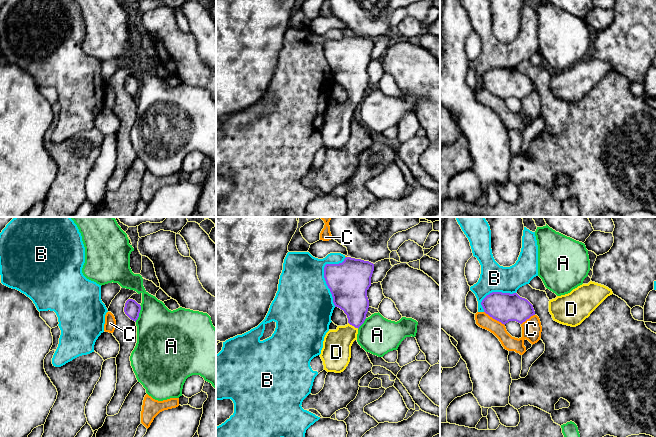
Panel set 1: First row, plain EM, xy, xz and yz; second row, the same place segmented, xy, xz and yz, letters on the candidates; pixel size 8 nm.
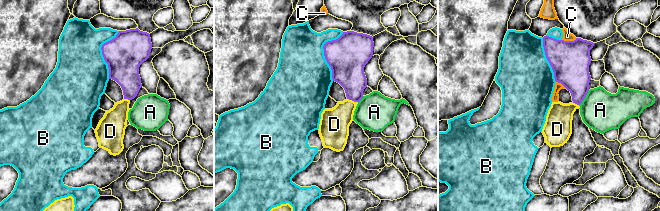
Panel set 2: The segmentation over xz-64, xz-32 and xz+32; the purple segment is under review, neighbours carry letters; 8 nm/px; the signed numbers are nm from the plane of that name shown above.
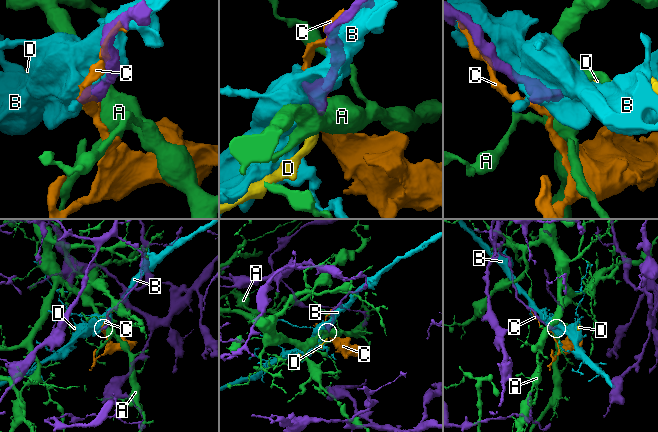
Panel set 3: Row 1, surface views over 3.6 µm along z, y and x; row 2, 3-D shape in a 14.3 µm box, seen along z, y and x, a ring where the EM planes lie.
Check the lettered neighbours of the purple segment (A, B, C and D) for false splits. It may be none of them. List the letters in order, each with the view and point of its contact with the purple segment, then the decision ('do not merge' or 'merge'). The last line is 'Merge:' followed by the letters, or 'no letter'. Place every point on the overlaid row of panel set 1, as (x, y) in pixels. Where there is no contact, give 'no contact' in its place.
A: xy (138, 313) | do not merge
B: xz (324, 275) | do not merge
C: yz (494, 318) | do not merge
D: xz (353, 325) | merge
Merge: D

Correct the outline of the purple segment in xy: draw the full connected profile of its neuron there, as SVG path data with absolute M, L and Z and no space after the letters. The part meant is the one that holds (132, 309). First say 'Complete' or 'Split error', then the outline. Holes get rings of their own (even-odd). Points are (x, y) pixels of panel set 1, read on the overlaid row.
Complete. M128 299L126 301L124 312L131 320L136 322L136 320L139 317L140 310L141 310L141 306L135 300Z

